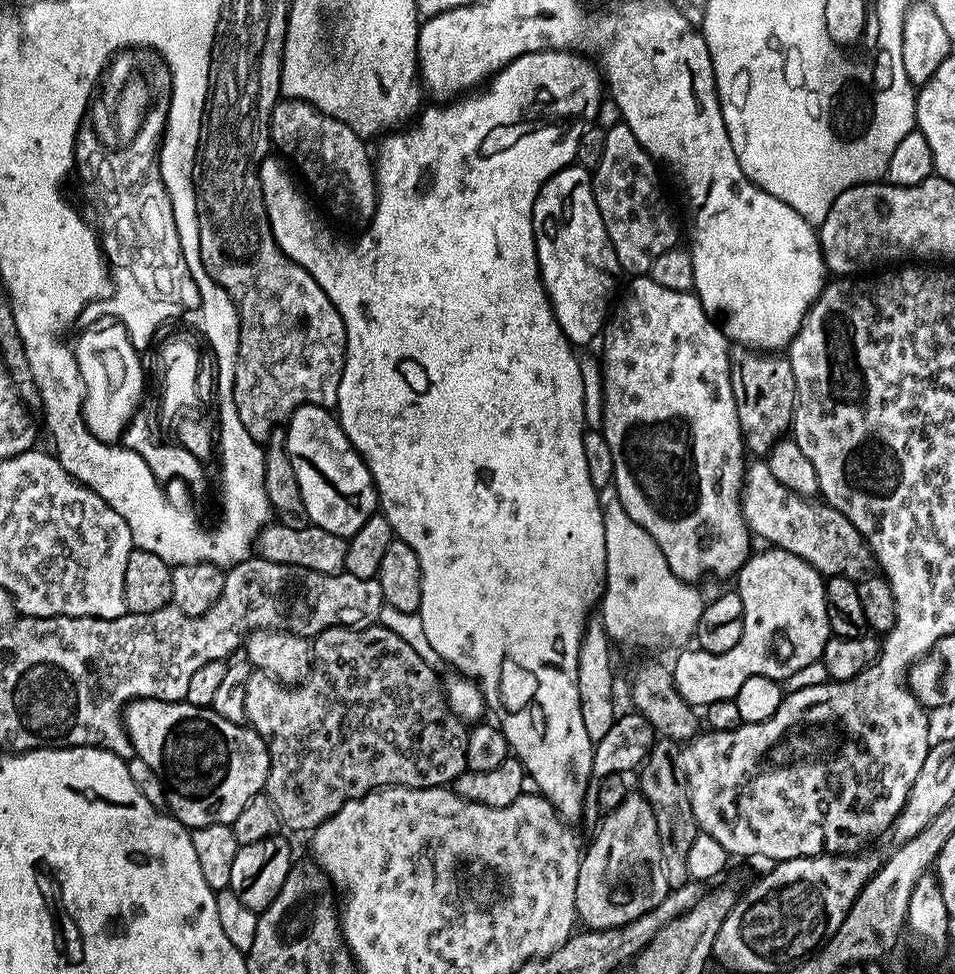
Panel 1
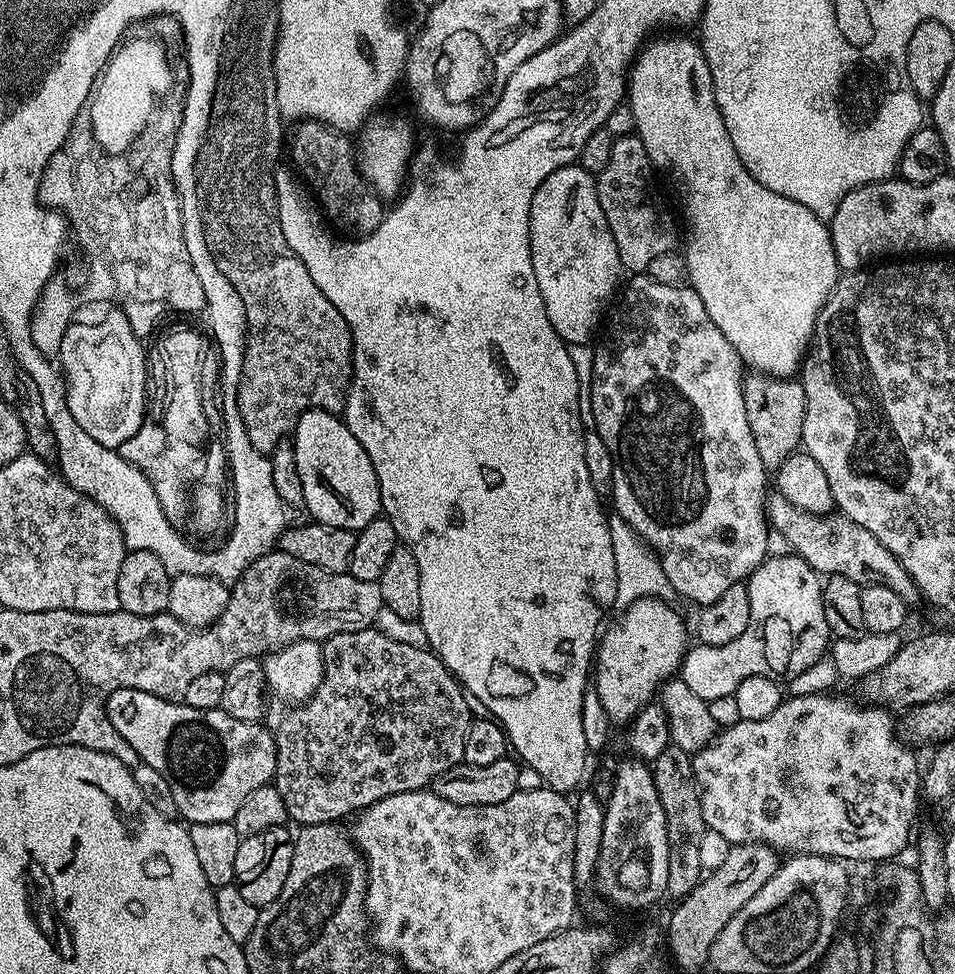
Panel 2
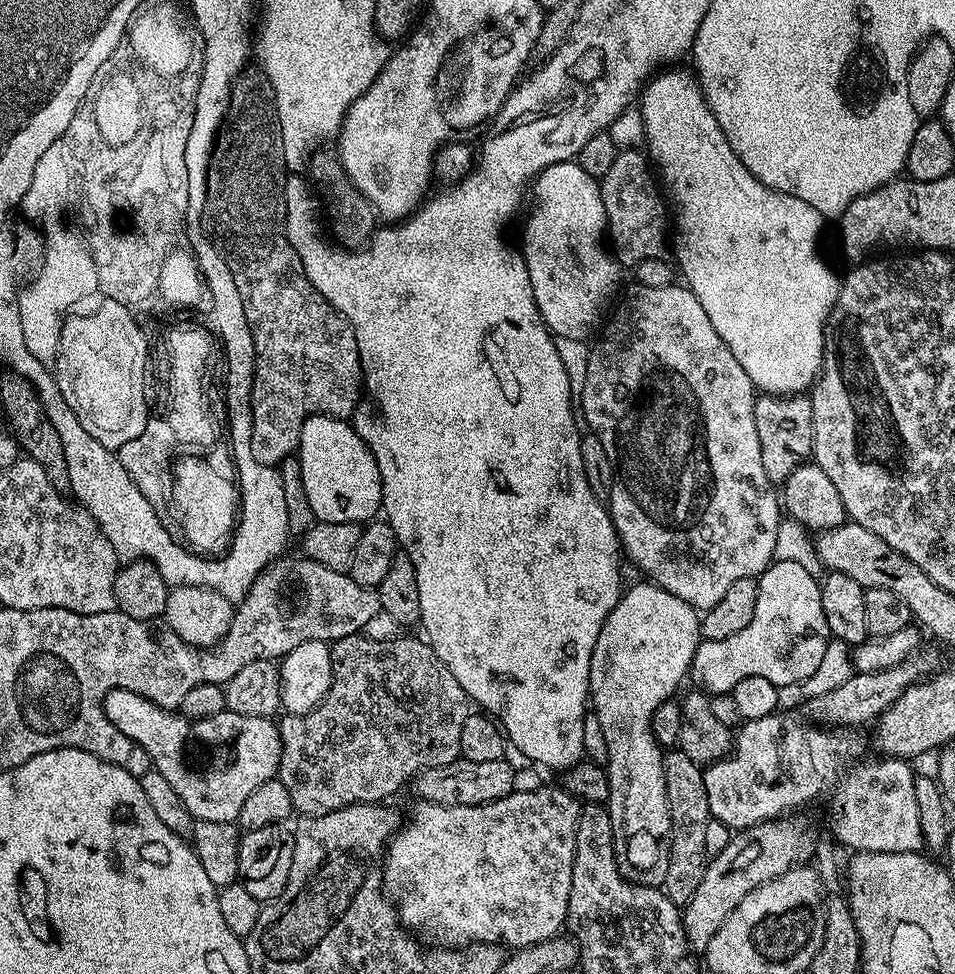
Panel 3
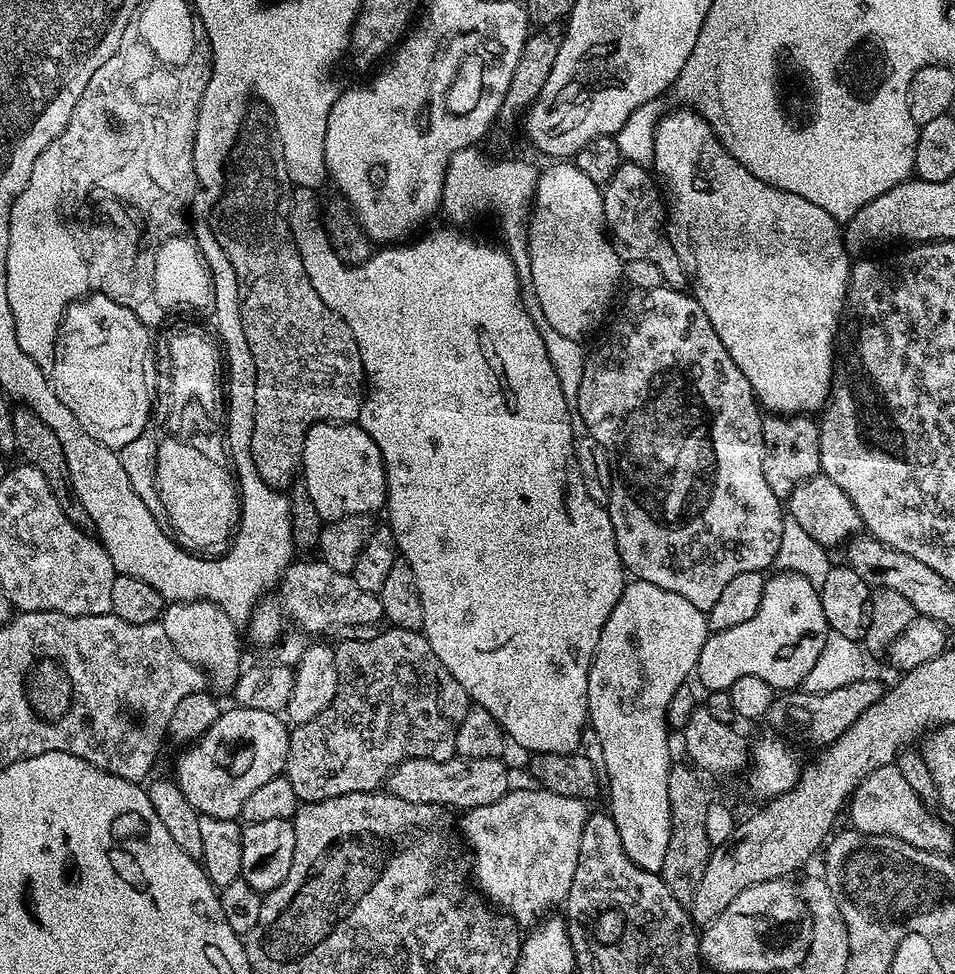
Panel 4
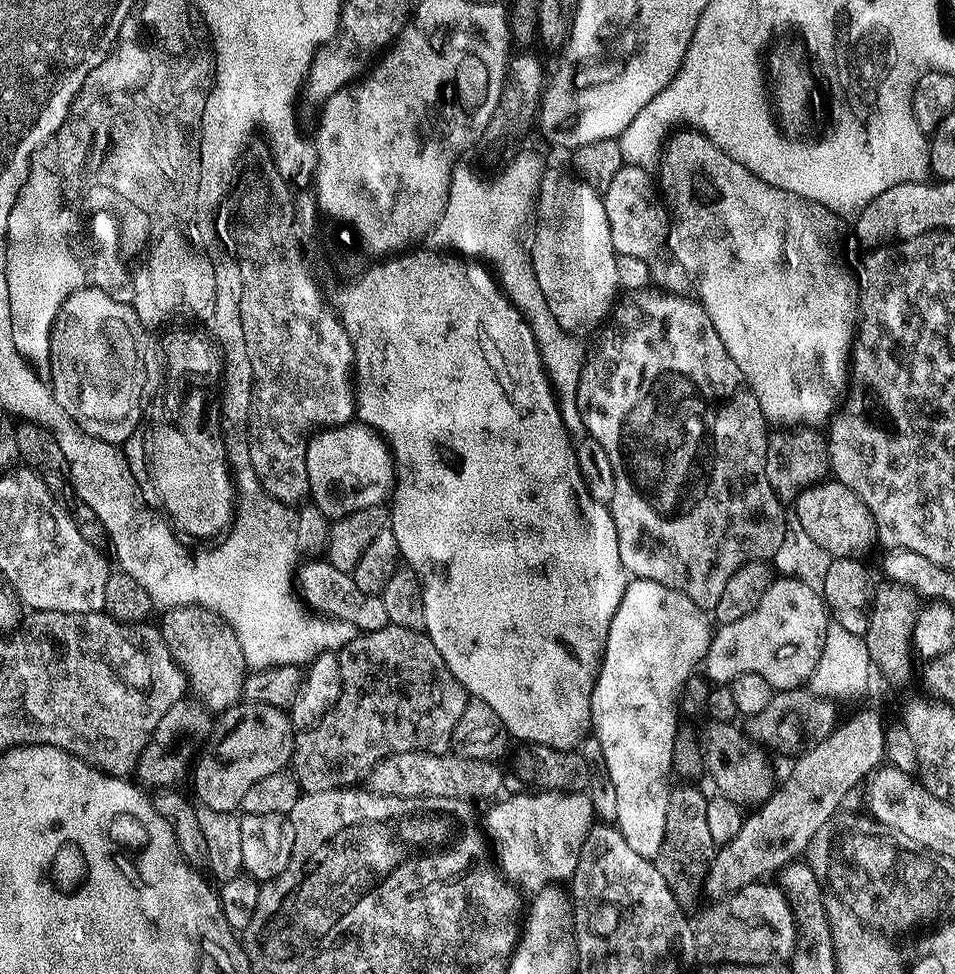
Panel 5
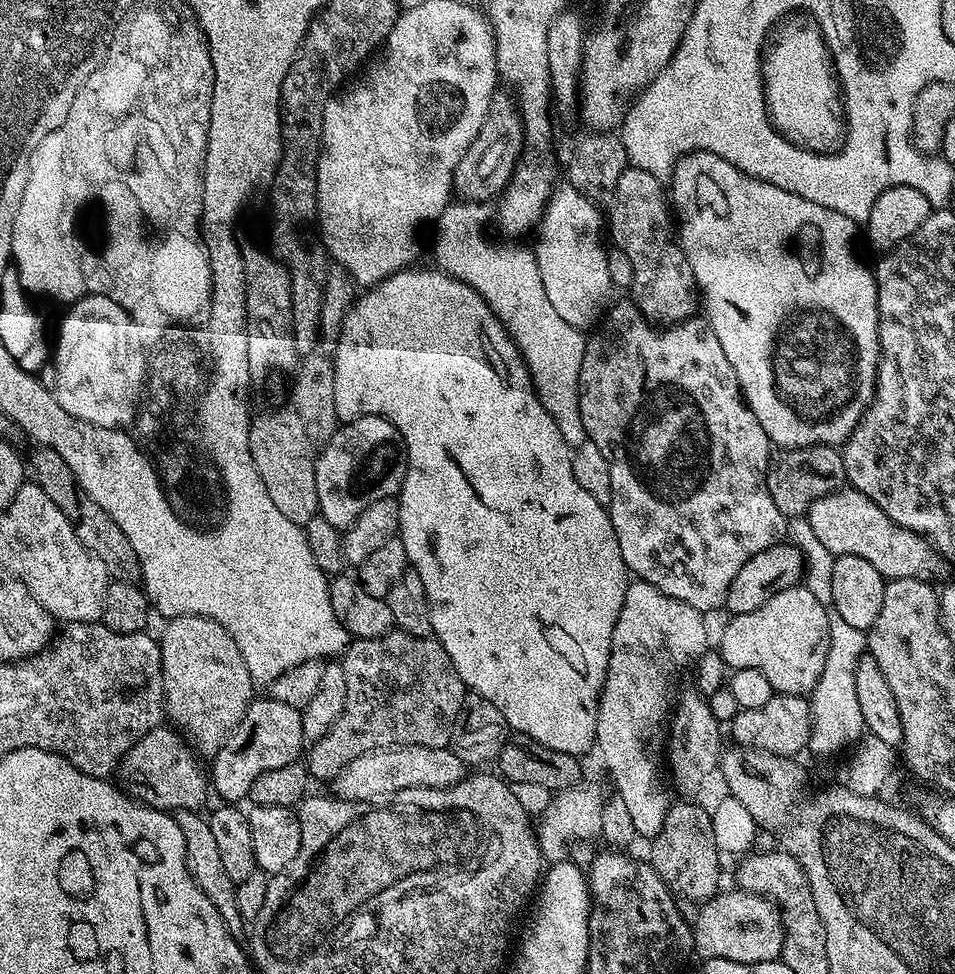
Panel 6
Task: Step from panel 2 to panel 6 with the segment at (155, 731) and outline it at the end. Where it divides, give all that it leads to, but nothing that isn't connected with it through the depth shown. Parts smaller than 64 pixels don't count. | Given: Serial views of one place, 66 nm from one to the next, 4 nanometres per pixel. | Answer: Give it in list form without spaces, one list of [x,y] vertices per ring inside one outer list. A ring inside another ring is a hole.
[[[271,698],[253,699],[242,718],[224,738],[224,745],[211,757],[210,788],[221,796],[224,802],[240,802],[250,790],[250,782],[264,774],[266,770],[276,770],[278,766],[297,763],[306,748],[304,731],[302,730],[301,709],[286,706],[286,702],[278,702]]]

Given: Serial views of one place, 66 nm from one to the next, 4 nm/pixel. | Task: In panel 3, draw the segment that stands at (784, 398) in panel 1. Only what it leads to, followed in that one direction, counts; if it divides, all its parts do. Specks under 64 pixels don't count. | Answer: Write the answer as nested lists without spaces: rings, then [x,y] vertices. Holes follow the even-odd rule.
[[[757,395],[754,427],[758,430],[758,446],[762,450],[762,470],[766,470],[766,478],[774,486],[783,485],[784,479],[799,464],[809,463],[812,456],[812,401],[807,395]]]

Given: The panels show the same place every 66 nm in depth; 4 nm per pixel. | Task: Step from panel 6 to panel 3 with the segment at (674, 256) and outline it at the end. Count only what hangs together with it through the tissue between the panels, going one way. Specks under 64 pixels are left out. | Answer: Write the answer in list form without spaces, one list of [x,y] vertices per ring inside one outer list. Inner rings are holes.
[[[640,150],[617,151],[614,166],[610,166],[610,171],[599,181],[606,236],[610,241],[611,251],[621,265],[629,266],[638,265],[650,258],[665,259],[670,252],[669,205],[658,187],[649,157],[643,151],[636,151]]]

